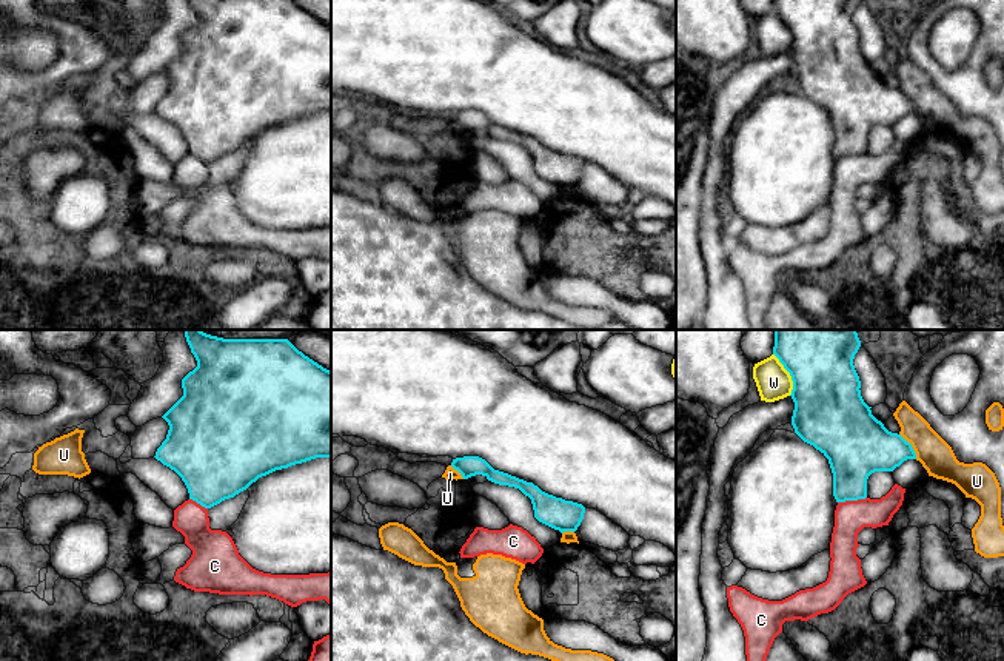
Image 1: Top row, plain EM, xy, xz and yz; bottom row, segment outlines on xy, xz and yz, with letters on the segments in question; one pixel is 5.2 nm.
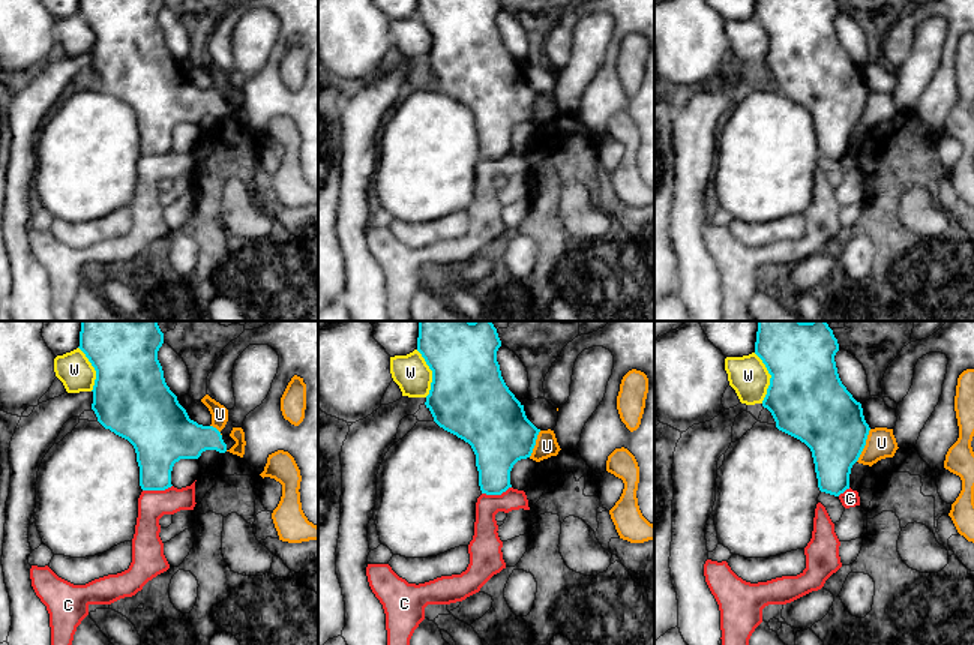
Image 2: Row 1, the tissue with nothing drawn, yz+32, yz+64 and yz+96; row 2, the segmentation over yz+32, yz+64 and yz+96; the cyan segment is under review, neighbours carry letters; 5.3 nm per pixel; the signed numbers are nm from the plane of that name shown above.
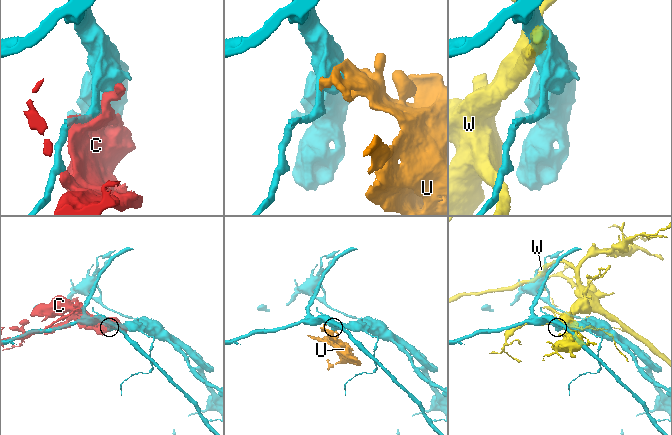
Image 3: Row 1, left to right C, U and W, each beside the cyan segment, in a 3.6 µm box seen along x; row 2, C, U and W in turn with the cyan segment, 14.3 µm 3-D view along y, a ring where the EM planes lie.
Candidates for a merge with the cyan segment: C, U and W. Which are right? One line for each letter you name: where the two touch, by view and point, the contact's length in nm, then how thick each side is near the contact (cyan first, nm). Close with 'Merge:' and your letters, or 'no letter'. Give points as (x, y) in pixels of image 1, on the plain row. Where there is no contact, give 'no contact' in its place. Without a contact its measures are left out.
C: contact yz (852, 154); length 160 nm; calibres 280 and 170 nm
Merge: C

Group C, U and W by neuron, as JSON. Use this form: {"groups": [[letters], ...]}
{"groups": [["C"], ["U"], ["W"]]}

